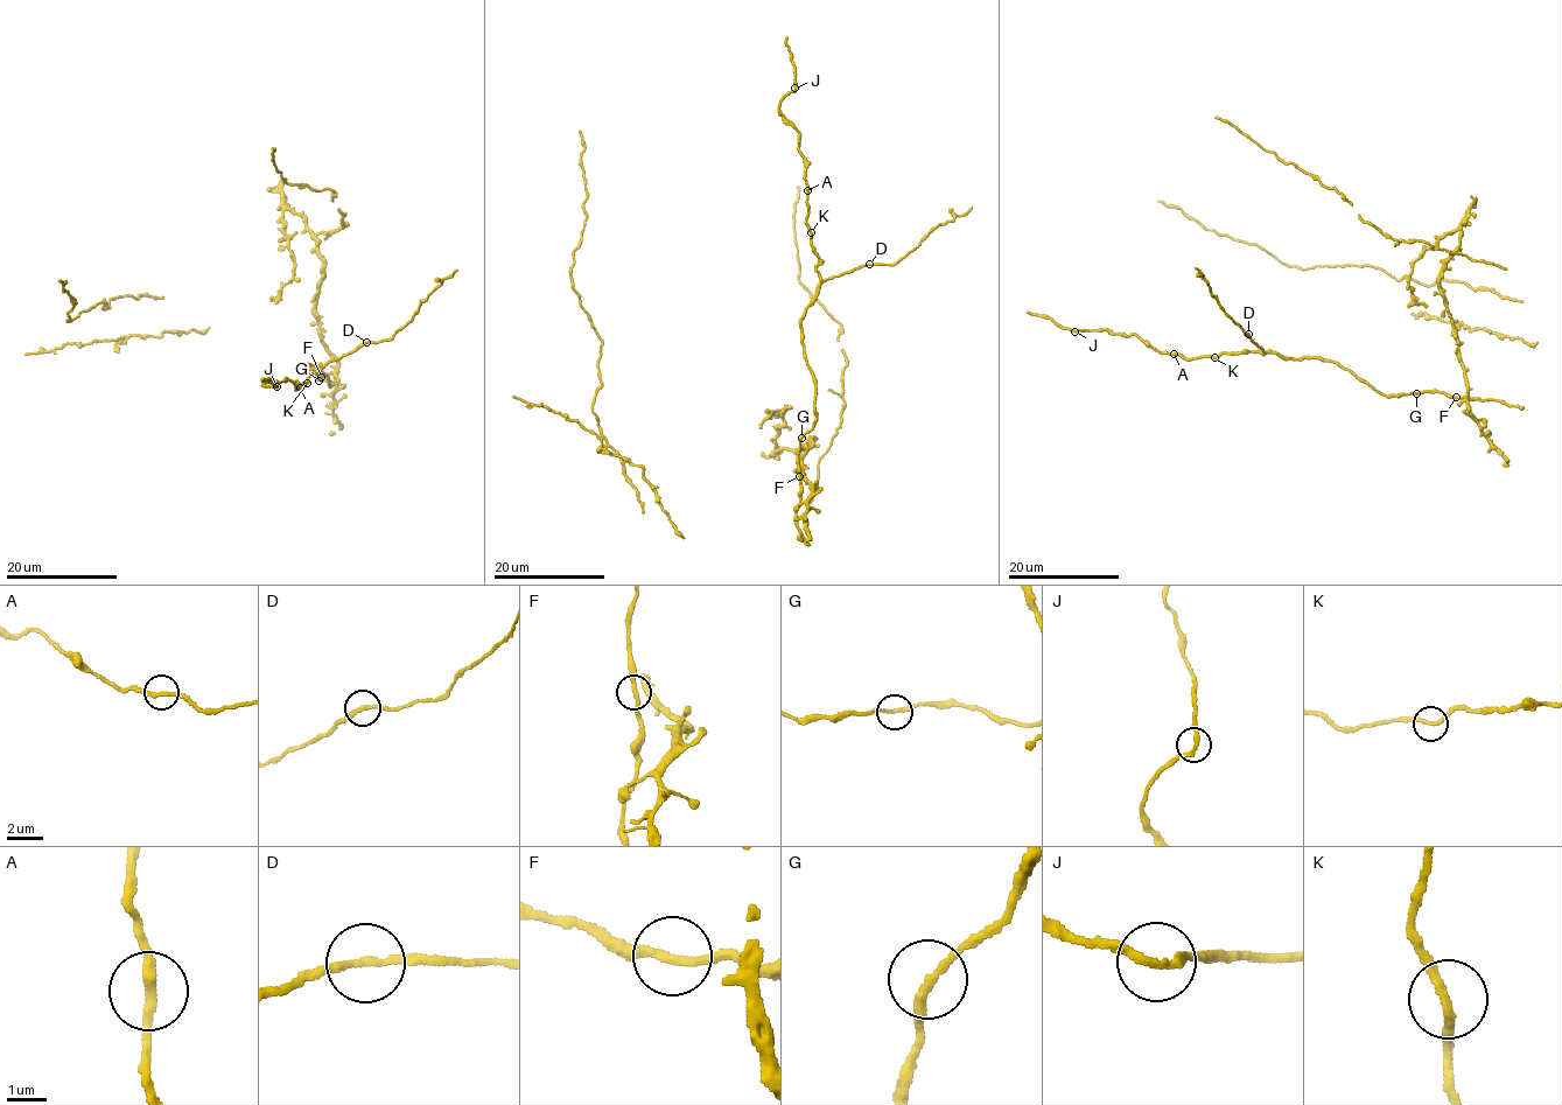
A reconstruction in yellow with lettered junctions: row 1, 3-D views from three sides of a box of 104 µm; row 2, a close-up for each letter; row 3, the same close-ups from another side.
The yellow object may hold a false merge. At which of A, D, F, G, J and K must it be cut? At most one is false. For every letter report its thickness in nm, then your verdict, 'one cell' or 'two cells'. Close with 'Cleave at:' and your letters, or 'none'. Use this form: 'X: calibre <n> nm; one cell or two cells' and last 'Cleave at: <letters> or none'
A: calibre 240 nm; one cell
D: calibre 200 nm; one cell
F: calibre 240 nm; one cell
G: calibre 220 nm; one cell
J: calibre 220 nm; one cell
K: calibre 220 nm; one cell
Cleave at: none

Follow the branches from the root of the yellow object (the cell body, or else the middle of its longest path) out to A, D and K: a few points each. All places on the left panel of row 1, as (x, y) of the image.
A: (306, 219), (323, 260), (315, 316), (337, 370), (316, 377), (330, 386), (307, 364), (321, 366), (300, 387)
D: (306, 219), (323, 260), (315, 316), (337, 370), (316, 377), (330, 386), (324, 373), (305, 366), (366, 342)
K: (306, 219), (323, 260), (320, 338), (337, 363), (316, 377), (330, 386), (307, 364), (321, 366), (307, 383)

